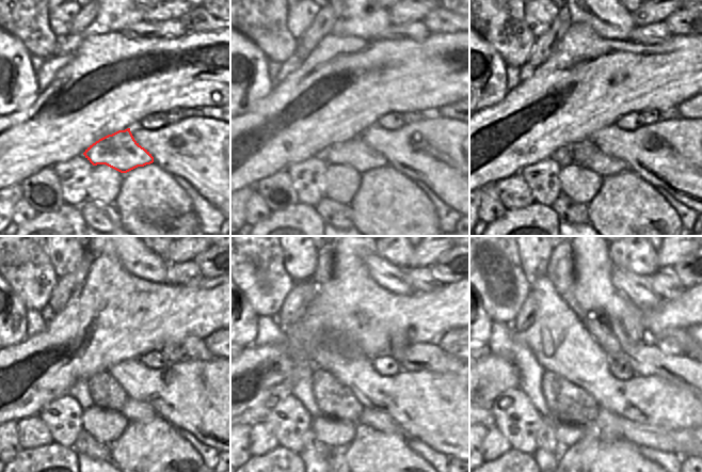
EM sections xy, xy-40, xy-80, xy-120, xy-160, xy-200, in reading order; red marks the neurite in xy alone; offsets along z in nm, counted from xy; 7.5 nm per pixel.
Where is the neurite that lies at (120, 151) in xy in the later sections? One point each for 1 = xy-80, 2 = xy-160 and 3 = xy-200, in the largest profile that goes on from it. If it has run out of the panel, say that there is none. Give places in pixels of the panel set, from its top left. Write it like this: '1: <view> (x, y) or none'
1: xy-80 (602, 163)
2: xy-160 (380, 421)
3: xy-200 (684, 442)

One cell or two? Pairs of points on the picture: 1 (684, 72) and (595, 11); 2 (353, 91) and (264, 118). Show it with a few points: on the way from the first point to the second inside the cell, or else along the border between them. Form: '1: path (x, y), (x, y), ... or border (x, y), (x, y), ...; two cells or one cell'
1: border (604, 36), (628, 41); two cells
2: path (331, 100), (307, 118), (296, 121), (286, 119); one cell

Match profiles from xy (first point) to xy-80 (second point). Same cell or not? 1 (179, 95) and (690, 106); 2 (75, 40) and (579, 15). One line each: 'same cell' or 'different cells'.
1: different cells
2: same cell

